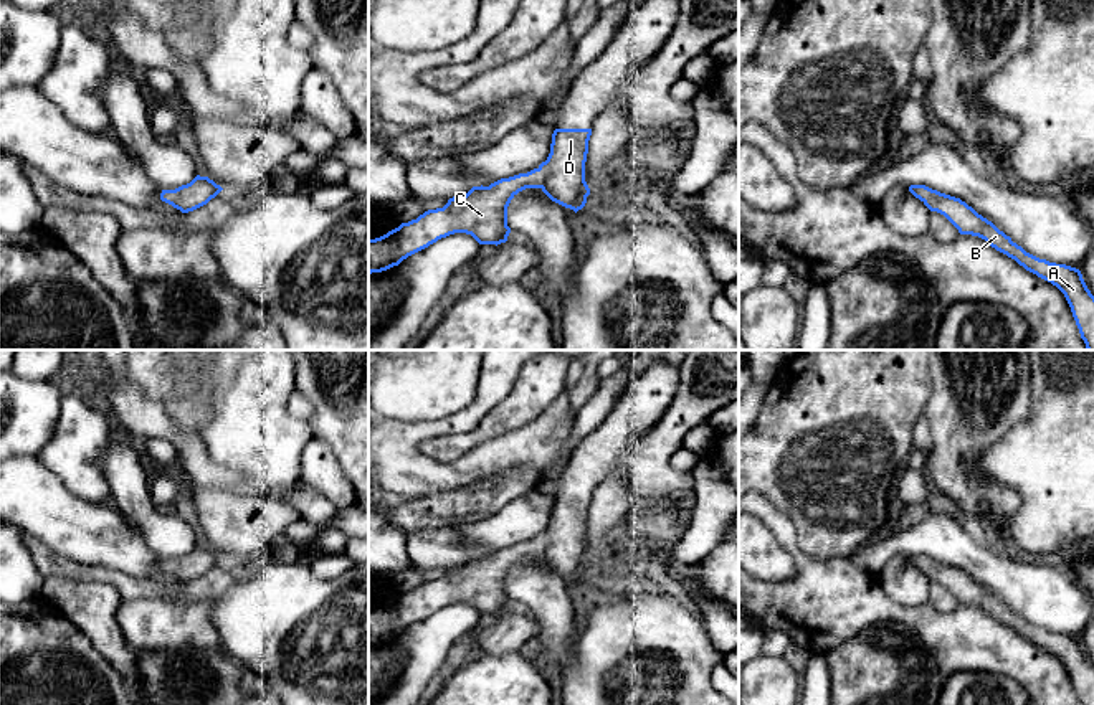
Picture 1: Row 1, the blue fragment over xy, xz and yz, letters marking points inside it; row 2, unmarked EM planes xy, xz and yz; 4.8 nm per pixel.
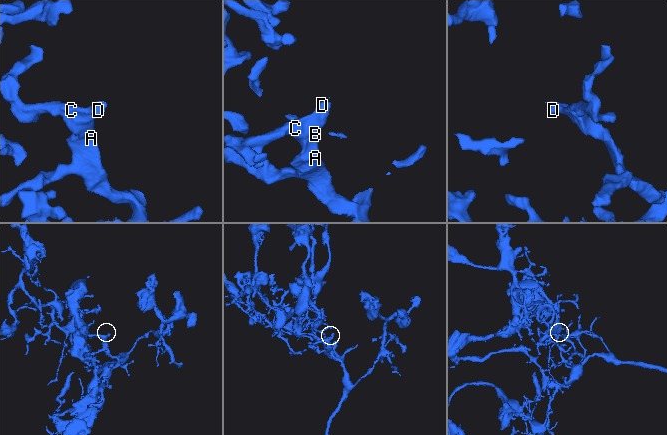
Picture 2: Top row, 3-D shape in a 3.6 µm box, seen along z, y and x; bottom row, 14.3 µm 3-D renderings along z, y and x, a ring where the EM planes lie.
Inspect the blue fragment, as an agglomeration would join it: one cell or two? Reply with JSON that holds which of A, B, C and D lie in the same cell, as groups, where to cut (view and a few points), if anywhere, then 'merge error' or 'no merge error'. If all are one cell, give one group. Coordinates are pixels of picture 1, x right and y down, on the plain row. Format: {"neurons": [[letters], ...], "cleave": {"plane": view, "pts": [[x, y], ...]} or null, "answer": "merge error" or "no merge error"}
{"neurons": [["A", "B", "C", "D"]], "cleave": null, "answer": "no merge error"}

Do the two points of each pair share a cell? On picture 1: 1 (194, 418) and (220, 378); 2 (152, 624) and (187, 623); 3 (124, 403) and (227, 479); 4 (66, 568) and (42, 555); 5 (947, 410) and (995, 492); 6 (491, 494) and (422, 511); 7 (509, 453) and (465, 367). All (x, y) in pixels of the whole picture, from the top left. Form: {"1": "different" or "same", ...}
{"1": "same", "2": "same", "3": "same", "4": "same", "5": "same", "6": "same", "7": "different"}

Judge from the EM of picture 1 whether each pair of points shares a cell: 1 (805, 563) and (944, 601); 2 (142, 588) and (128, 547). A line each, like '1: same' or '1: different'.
1: different
2: different

